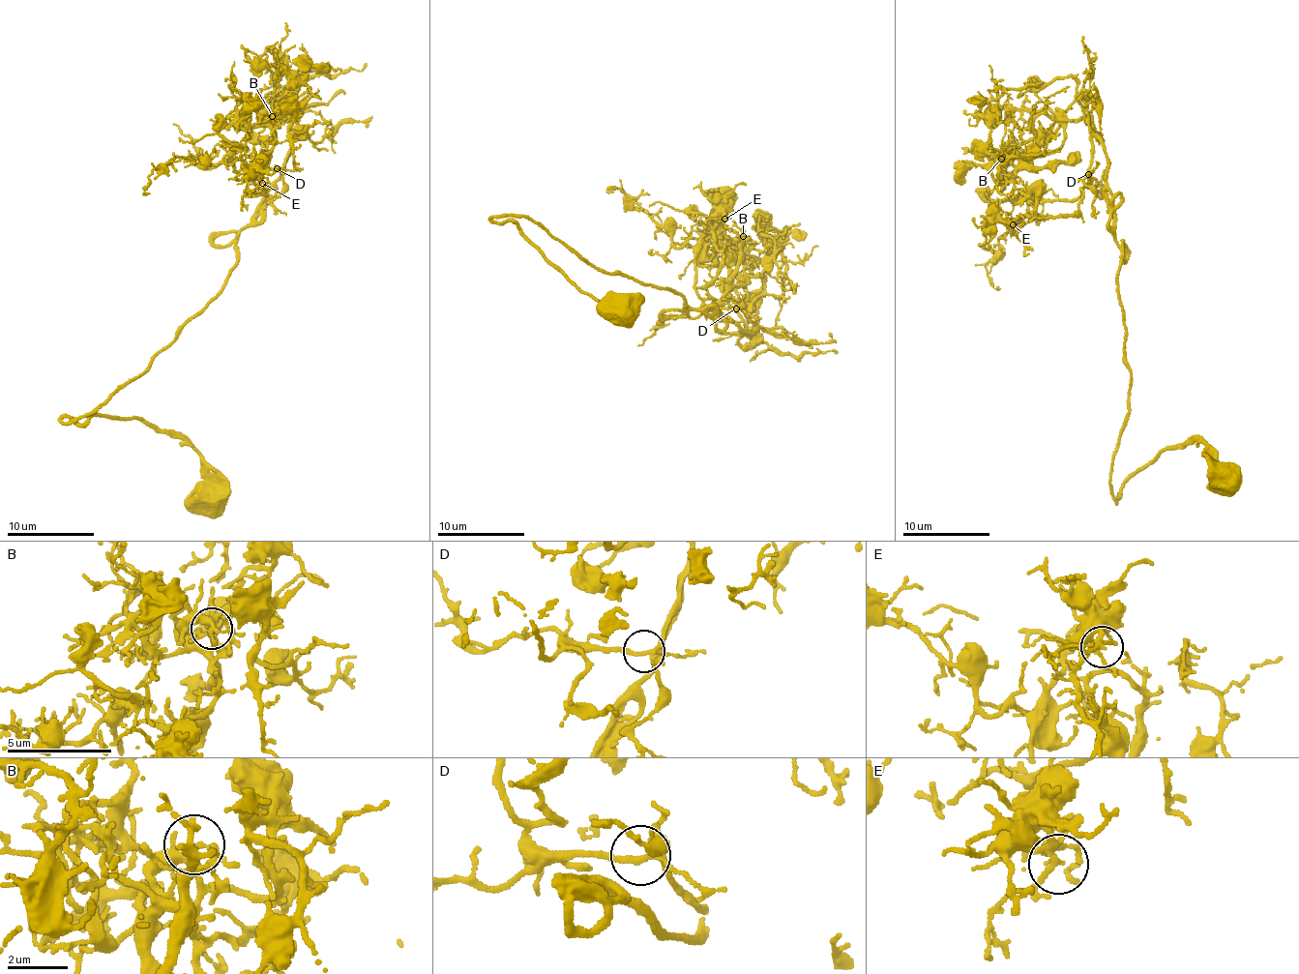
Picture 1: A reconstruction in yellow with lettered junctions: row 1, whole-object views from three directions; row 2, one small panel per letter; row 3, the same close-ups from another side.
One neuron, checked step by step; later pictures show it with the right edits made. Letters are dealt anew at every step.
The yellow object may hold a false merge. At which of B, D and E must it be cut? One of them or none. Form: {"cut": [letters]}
{"cut": ["B"]}

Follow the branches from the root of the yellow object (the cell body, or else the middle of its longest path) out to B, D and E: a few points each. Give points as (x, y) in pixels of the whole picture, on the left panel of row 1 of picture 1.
B: (215, 498), (181, 438), (62, 419), (217, 295), (291, 147), (297, 124), (272, 115)
D: (215, 498), (181, 438), (128, 417), (62, 419), (90, 415), (145, 371), (217, 295), (293, 142), (277, 168)
E: (215, 498), (181, 438), (62, 419), (217, 295), (293, 142), (279, 168), (243, 166), (247, 191), (262, 183)

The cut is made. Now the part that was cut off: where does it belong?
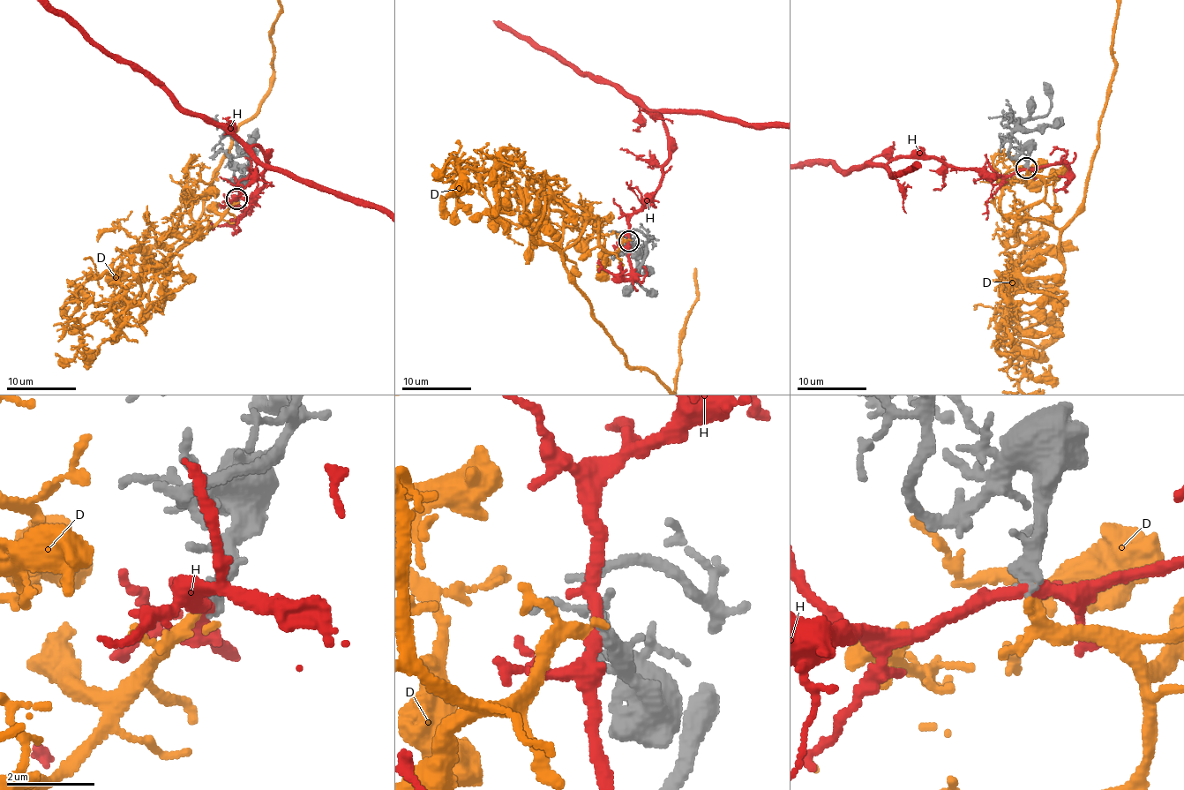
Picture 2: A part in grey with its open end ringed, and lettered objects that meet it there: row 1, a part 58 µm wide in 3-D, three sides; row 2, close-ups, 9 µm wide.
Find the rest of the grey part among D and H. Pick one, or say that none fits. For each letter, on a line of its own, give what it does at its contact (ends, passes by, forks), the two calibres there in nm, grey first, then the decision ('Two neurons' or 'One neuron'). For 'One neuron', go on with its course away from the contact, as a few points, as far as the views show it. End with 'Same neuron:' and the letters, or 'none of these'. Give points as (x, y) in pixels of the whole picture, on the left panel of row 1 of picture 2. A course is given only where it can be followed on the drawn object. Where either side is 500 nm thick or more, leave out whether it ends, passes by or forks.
D: It passes by. Thickness 280 nm (grey) against 200 nm. One neuron
H: It passes by. Thickness 280 nm (grey) against 260 nm. Two neurons
Same neuron: D

